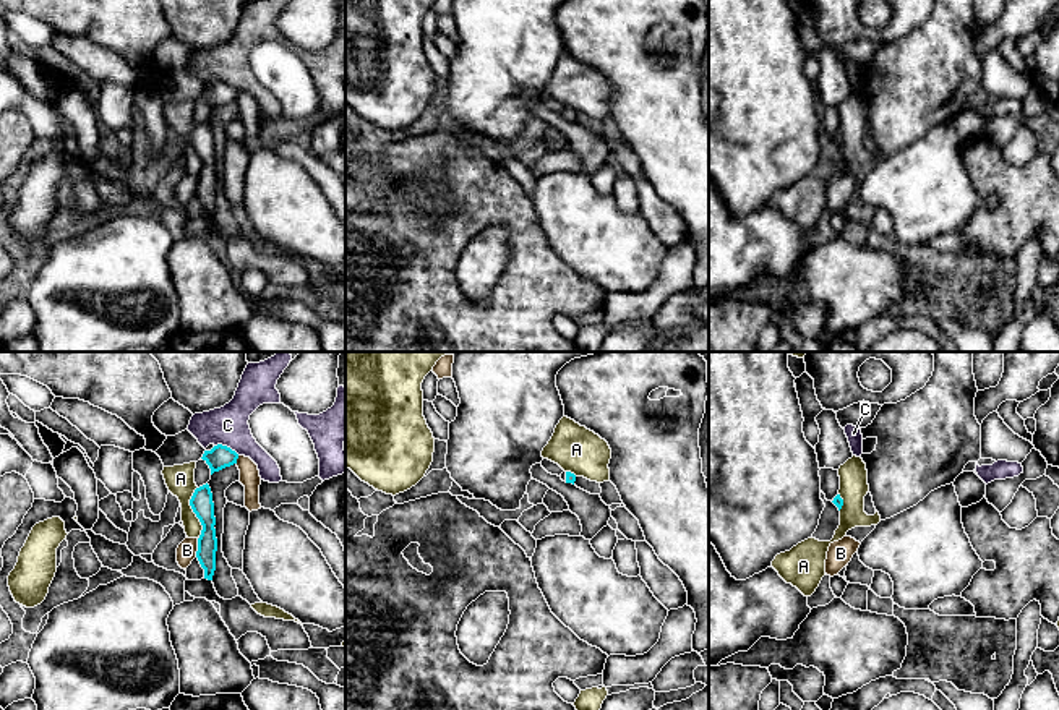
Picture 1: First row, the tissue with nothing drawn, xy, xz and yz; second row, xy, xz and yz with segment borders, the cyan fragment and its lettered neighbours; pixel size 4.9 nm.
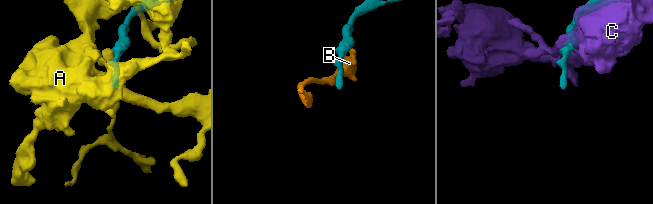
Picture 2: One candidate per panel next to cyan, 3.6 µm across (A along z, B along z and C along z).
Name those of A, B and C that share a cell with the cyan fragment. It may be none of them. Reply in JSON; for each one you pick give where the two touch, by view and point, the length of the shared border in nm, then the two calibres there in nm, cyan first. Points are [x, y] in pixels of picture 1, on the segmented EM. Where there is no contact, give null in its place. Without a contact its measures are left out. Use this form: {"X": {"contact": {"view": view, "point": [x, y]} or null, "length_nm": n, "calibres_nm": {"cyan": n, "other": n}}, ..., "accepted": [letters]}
{"accepted": []}

